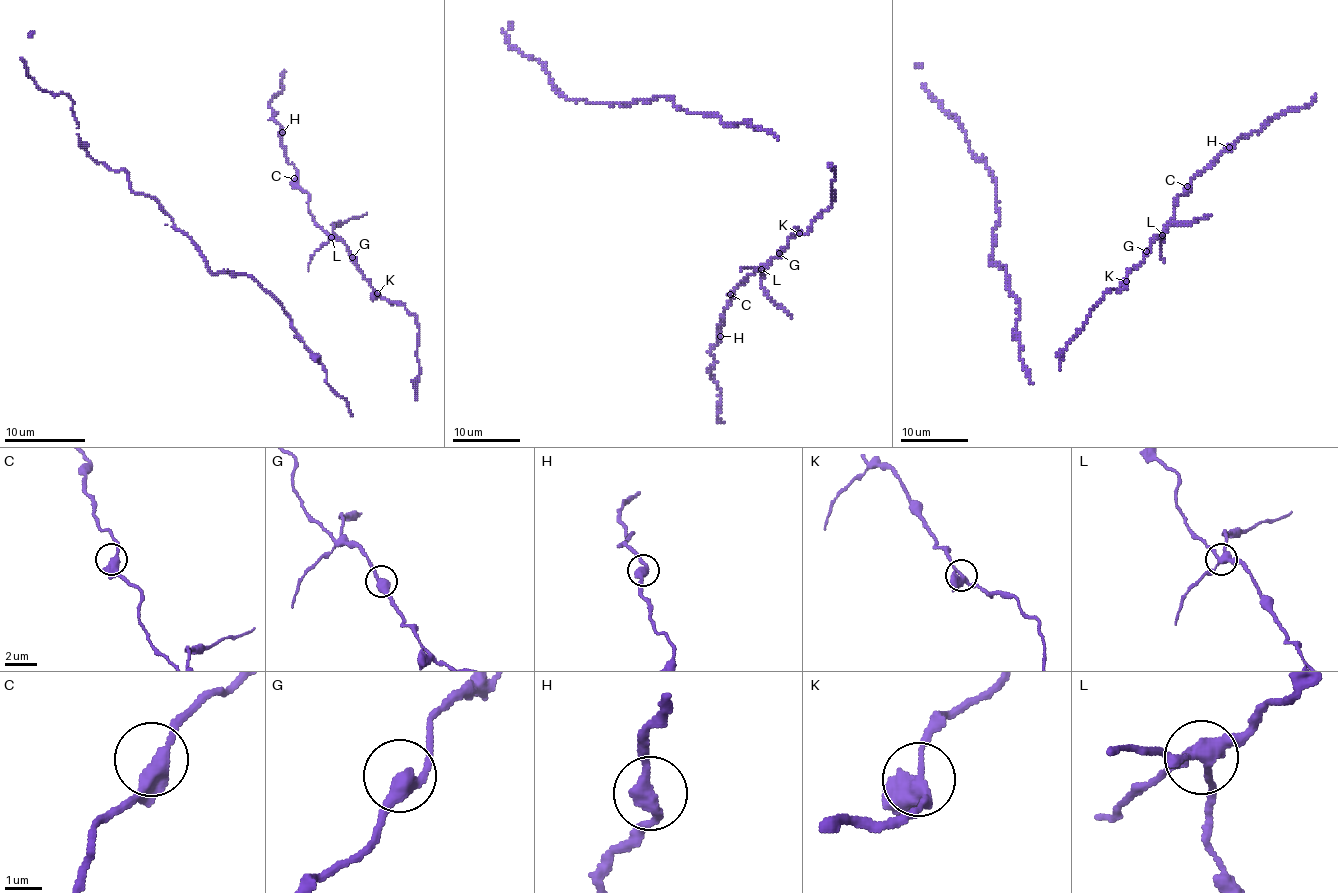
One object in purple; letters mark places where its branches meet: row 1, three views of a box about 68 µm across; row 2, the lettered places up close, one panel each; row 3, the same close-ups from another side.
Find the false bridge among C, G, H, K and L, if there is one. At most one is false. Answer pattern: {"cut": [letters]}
{"cut": ["L"]}

